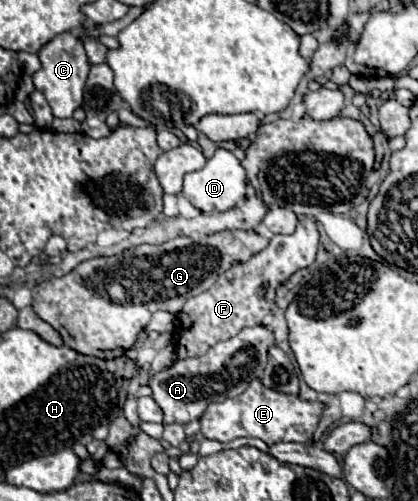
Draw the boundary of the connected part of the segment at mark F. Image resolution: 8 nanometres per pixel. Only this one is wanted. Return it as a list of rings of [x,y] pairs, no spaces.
[[[304,218],[304,220],[298,222],[298,226],[296,226],[296,230],[292,234],[288,234],[288,236],[282,236],[282,234],[274,236],[270,240],[268,248],[262,250],[260,254],[256,254],[250,262],[246,262],[246,264],[234,264],[228,272],[224,272],[216,280],[216,284],[210,290],[202,292],[200,296],[194,296],[194,298],[186,300],[186,304],[182,308],[182,314],[180,314],[182,316],[182,324],[178,328],[178,342],[180,342],[180,346],[184,346],[186,356],[188,358],[202,356],[216,342],[228,340],[228,338],[236,336],[246,326],[260,324],[262,318],[266,314],[270,314],[270,310],[274,306],[274,292],[276,292],[276,288],[284,280],[288,280],[296,270],[310,266],[314,262],[314,258],[316,258],[316,252],[318,252],[318,228],[316,228],[316,222],[312,218]]]

